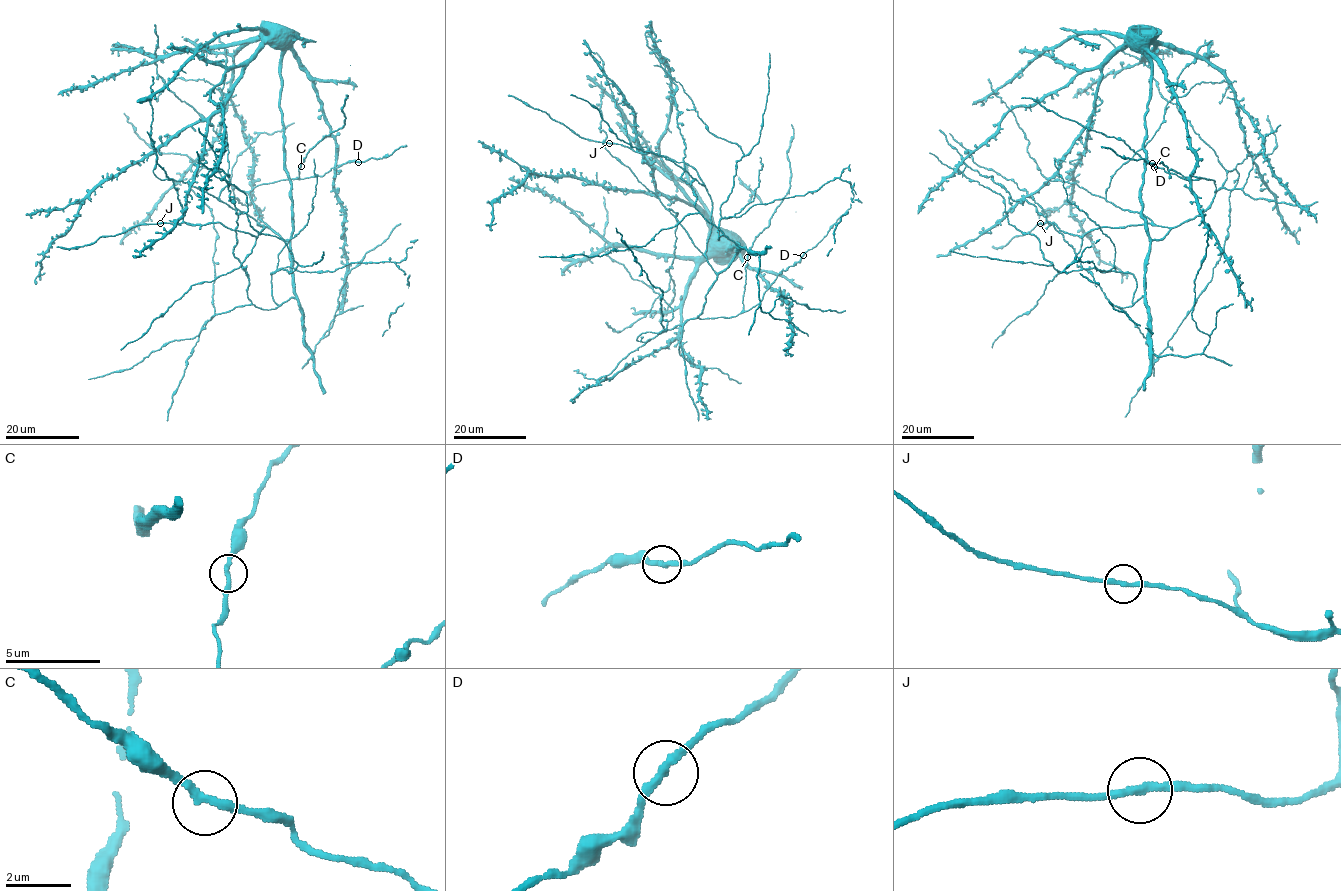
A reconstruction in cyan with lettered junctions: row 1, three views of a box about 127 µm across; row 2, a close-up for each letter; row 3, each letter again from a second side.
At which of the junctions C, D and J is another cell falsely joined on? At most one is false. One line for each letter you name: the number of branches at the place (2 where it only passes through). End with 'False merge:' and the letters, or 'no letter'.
False merge: no letter

